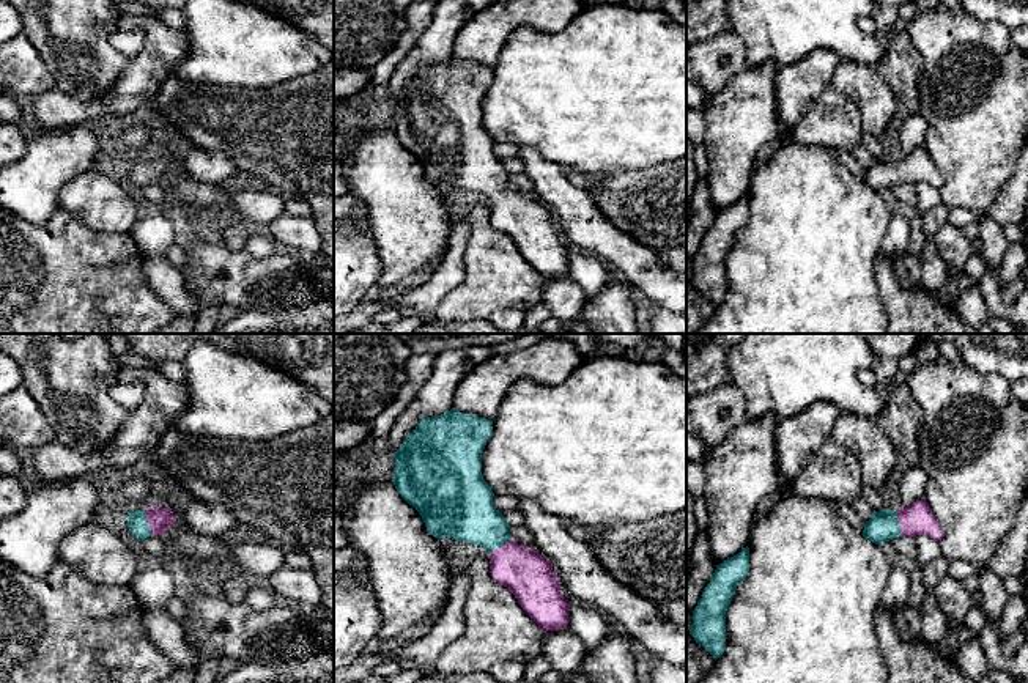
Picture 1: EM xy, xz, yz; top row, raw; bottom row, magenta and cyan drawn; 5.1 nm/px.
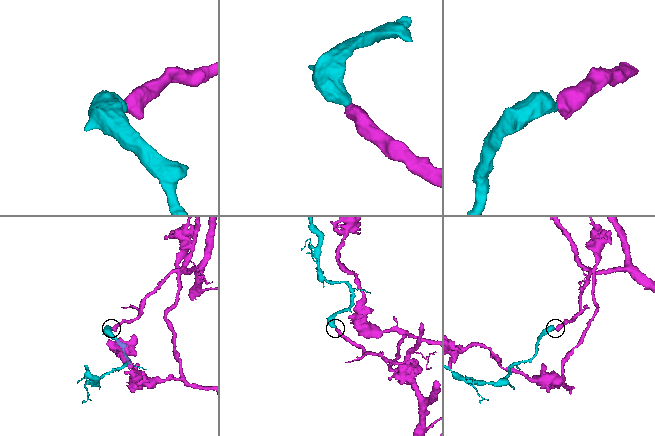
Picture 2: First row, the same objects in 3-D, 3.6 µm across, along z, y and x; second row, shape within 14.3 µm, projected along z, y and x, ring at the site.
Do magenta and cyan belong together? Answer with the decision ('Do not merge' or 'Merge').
Merge

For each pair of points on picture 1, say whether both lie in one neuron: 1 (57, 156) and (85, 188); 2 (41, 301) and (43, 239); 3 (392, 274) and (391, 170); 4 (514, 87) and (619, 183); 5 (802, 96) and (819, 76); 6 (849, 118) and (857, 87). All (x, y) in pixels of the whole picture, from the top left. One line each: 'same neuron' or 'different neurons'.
1: different neurons
2: same neuron
3: same neuron
4: different neurons
5: same neuron
6: different neurons

